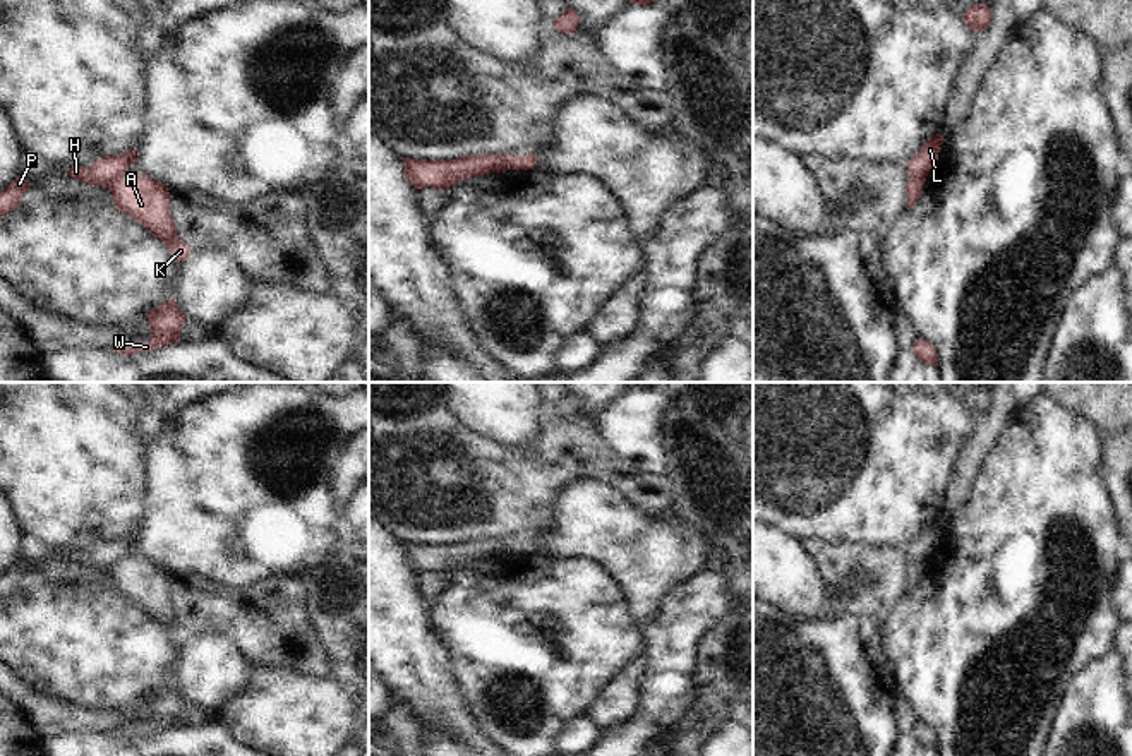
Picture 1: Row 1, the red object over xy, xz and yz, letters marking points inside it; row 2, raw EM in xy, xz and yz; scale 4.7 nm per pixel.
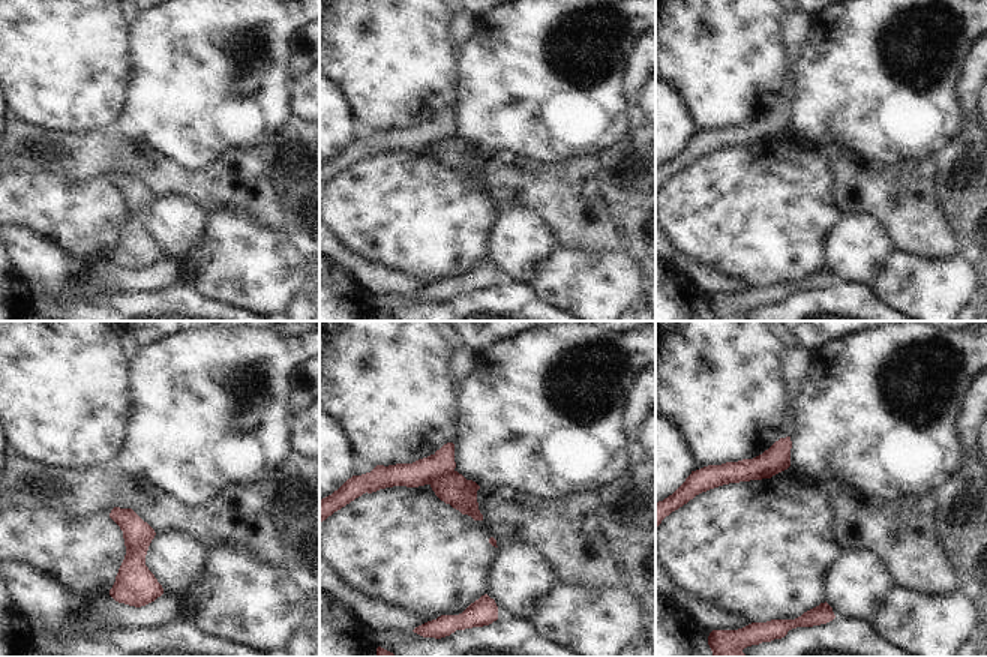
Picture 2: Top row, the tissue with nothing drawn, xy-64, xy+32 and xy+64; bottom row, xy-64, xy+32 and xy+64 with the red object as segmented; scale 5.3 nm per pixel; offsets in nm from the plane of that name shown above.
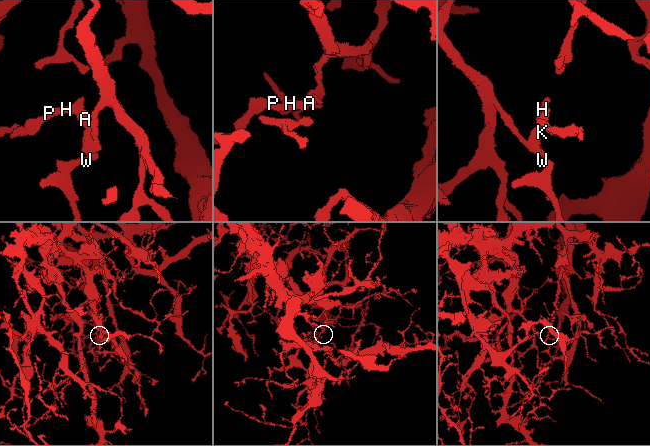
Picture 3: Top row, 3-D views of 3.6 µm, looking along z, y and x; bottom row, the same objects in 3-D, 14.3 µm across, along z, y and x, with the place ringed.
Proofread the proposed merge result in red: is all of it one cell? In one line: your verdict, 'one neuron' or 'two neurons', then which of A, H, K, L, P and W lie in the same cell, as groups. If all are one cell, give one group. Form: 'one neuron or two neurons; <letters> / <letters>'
two neurons; A K W / H L P

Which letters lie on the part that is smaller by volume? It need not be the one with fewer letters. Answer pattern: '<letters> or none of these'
H, L, P

